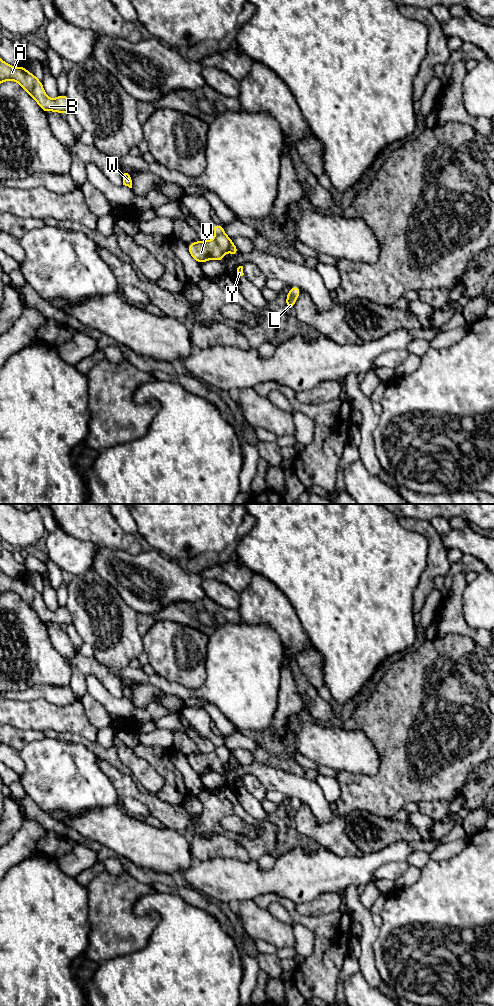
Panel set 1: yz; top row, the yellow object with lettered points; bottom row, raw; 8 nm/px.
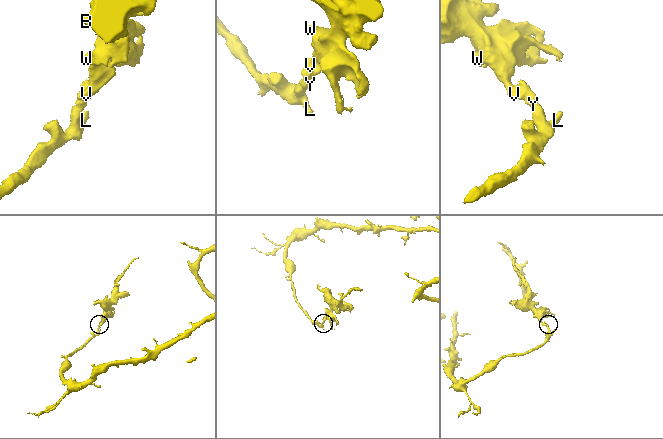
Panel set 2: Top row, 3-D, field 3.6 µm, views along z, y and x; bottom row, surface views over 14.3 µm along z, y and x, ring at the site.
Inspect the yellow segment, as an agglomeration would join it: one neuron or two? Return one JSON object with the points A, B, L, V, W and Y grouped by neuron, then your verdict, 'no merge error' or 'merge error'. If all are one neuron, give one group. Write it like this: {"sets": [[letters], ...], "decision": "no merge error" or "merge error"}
{"sets": [["A", "B", "V", "W"], ["L", "Y"]], "decision": "merge error"}

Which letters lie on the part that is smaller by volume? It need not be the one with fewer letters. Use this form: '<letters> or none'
A, B, V, W

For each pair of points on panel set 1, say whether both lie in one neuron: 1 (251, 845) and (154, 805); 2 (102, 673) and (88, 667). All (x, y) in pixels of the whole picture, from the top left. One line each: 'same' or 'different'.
1: different
2: same

